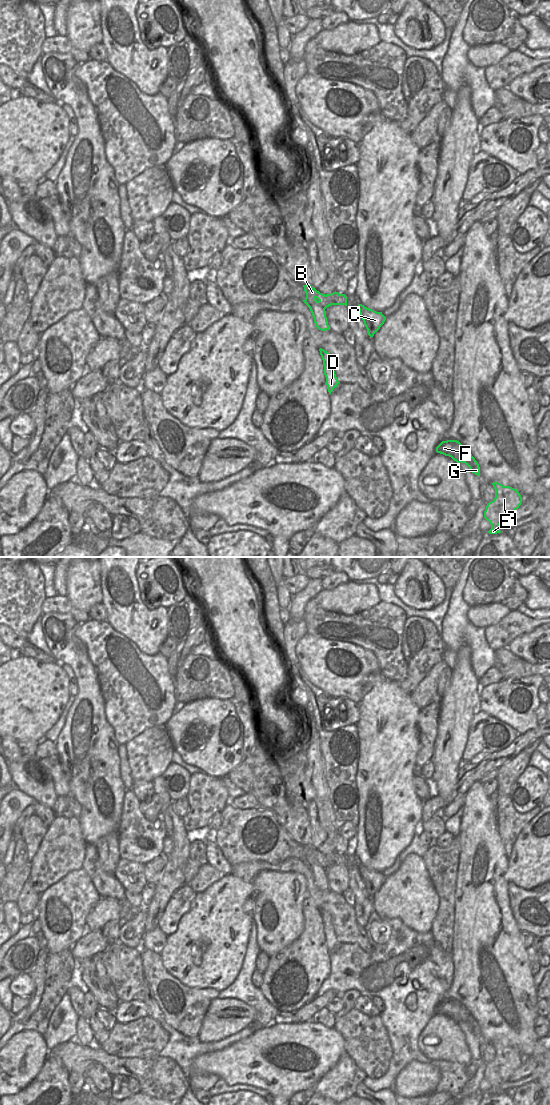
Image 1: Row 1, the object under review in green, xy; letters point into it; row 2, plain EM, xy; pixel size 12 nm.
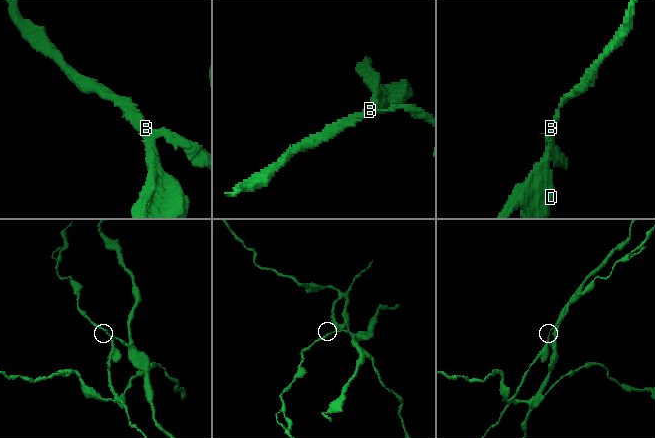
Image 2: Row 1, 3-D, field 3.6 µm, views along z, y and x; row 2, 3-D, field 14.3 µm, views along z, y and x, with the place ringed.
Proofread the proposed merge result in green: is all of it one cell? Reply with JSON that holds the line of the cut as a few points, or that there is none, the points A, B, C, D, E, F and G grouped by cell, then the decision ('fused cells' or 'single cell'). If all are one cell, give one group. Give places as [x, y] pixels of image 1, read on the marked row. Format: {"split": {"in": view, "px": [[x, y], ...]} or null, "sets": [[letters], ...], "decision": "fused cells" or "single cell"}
{"split": {"in": "xy", "px": [[325, 295], [327, 306]]}, "sets": [["A", "C", "E", "F", "G"], ["B", "D"]], "decision": "fused cells"}

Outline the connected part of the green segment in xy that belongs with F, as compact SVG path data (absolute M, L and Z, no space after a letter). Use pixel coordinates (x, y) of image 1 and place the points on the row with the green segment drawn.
M457 440L442 441L436 452L451 457L457 463L465 463L472 473L480 477L480 467L472 454Z

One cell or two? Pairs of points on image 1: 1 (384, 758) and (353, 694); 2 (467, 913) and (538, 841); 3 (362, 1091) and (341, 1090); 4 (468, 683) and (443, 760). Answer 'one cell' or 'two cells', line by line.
1: two cells
2: two cells
3: two cells
4: one cell

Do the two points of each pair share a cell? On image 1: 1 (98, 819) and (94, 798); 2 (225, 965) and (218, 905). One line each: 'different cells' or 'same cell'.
1: same cell
2: same cell

